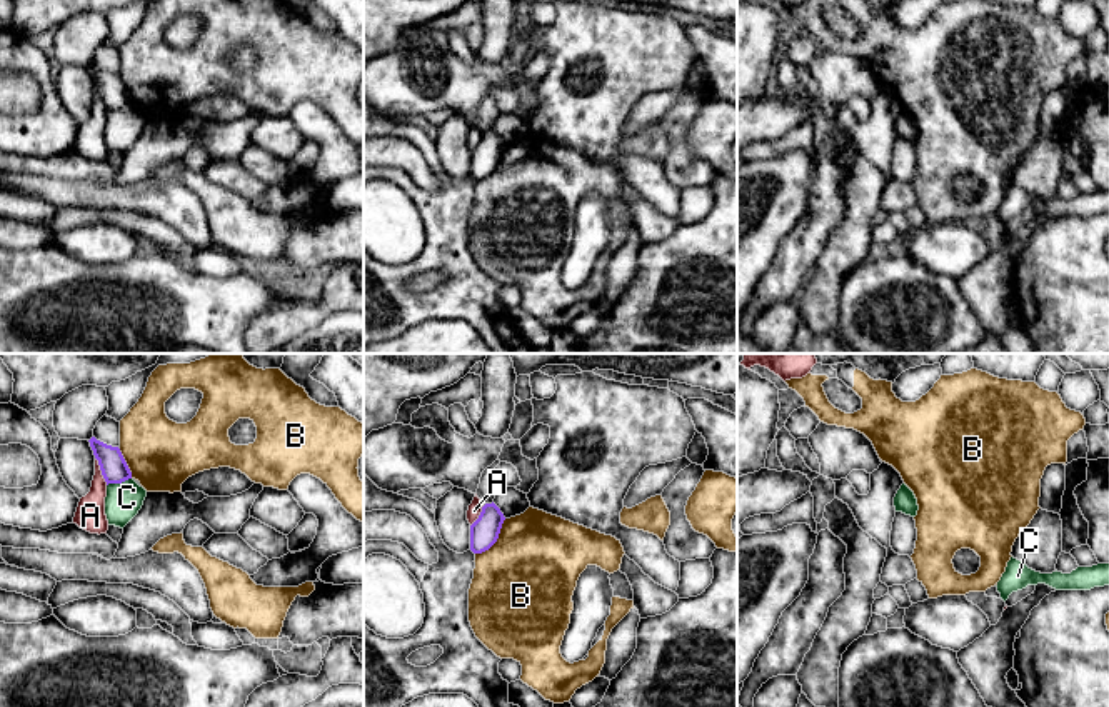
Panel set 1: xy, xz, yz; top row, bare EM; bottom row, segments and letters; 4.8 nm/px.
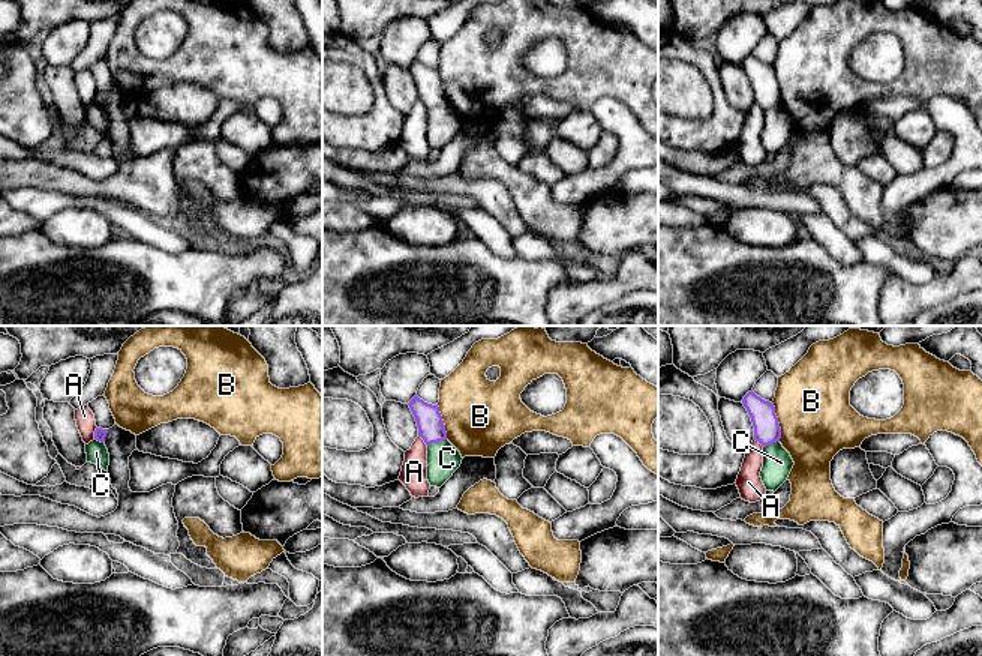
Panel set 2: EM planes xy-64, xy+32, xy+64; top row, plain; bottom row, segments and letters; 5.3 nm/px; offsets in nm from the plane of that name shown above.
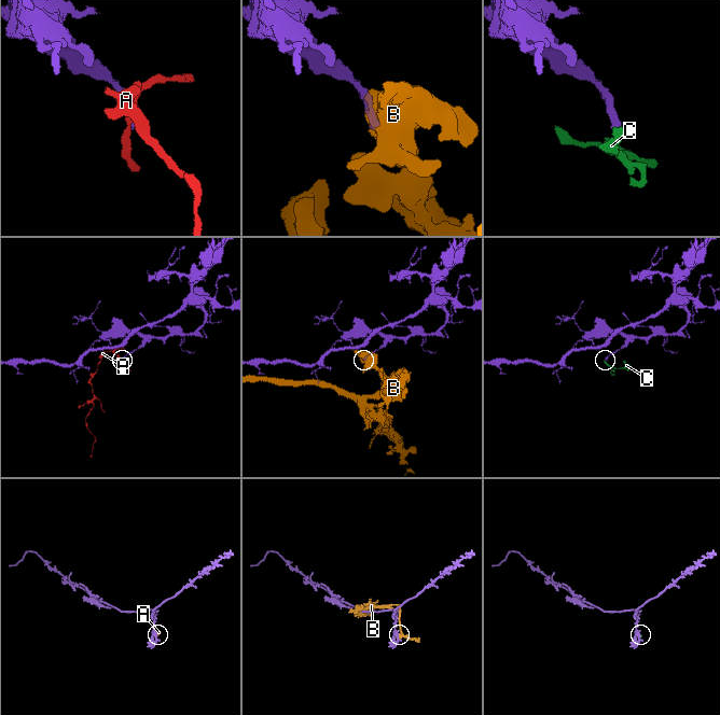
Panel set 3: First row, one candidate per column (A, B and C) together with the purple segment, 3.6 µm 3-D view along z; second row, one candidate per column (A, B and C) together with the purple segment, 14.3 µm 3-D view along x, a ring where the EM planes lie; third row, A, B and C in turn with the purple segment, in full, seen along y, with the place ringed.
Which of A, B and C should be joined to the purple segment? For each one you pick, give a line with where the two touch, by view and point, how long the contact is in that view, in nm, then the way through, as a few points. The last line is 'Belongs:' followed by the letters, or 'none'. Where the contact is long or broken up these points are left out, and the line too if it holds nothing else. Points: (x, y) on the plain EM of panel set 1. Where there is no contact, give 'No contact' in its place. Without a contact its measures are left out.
Belongs: none

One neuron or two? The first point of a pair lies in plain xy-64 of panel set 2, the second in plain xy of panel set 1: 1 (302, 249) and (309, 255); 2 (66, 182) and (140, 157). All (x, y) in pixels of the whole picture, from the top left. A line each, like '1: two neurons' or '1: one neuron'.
1: two neurons
2: two neurons

